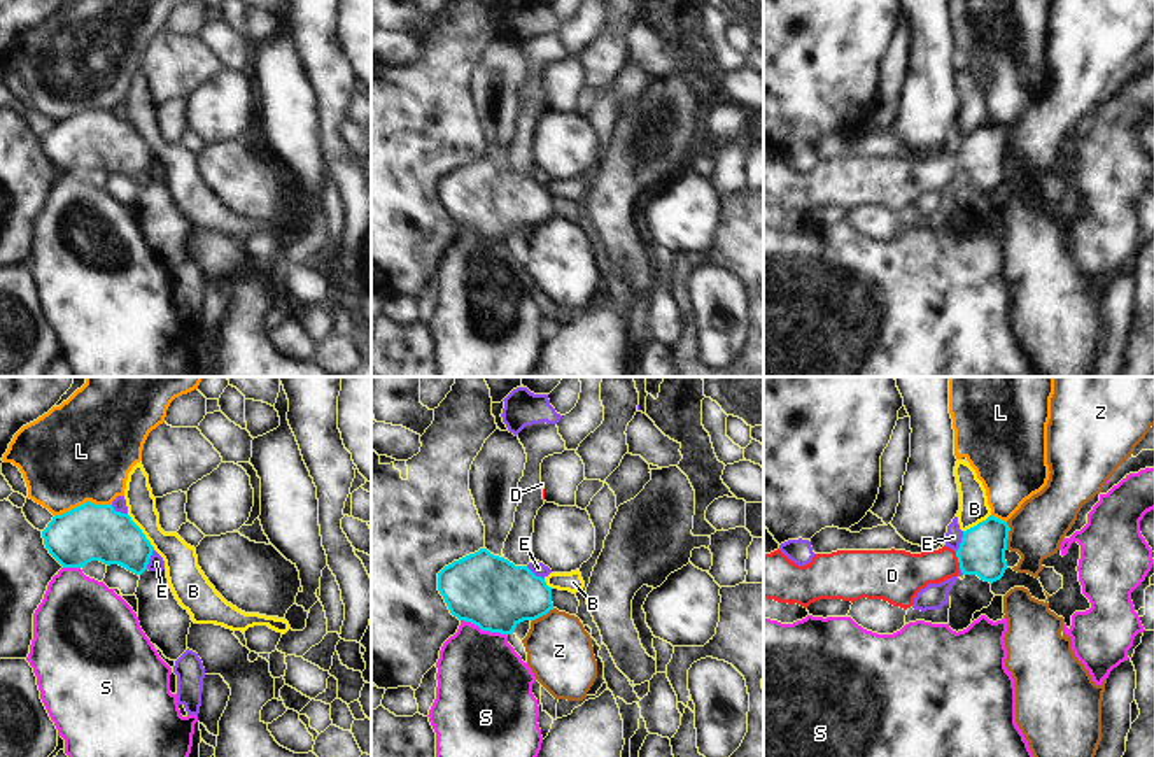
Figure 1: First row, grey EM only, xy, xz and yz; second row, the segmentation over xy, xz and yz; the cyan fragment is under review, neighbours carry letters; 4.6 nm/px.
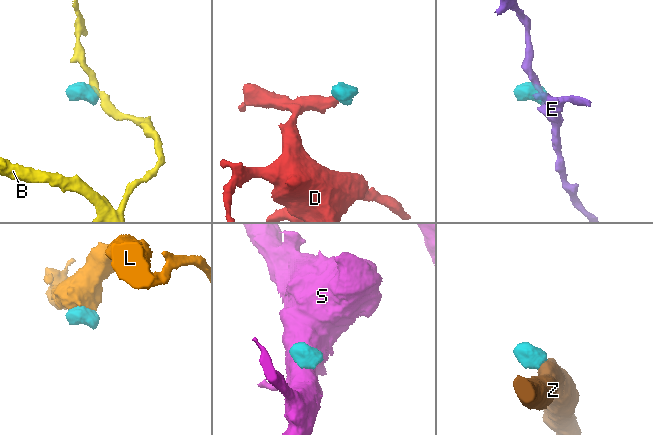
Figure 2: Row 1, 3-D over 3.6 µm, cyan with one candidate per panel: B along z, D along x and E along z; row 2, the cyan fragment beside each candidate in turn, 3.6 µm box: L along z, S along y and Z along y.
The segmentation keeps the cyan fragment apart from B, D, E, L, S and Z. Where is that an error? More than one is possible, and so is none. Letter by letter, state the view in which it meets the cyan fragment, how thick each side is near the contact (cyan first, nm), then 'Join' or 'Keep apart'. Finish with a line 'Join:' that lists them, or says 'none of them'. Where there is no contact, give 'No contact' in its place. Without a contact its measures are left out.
B: Touches cyan in xy. Thickness 260 nm (cyan) against 160 nm. Keep apart
D: Touches cyan in yz. Thickness 220 nm (cyan) against 200 nm. Join
E: Touches cyan in yz. Thickness 220 nm (cyan) against 80 nm. Keep apart
L: Touches cyan in xy. Thickness 260 nm (cyan) against 460 nm. Keep apart
S: Touches cyan in xz. Thickness 340 nm (cyan) against 420 nm. Keep apart
Z: Touches cyan in yz. Thickness 220 nm (cyan) against 260 nm. Keep apart
Join: D.

